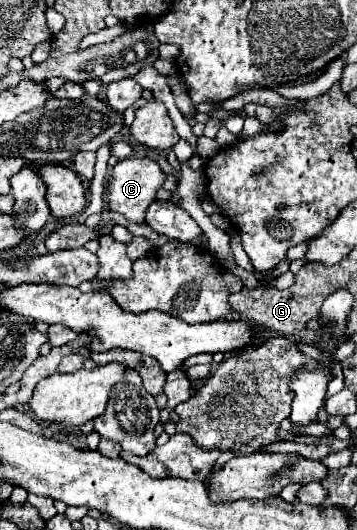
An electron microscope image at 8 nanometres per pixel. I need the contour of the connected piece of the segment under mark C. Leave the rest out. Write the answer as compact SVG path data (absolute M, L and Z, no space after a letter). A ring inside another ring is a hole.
M133 156L133 158L125 158L121 160L115 168L113 168L113 174L111 174L111 182L107 184L107 190L109 190L109 206L111 210L123 214L125 218L133 220L133 222L139 222L141 224L141 216L145 216L145 208L157 200L157 190L163 186L167 174L161 170L161 166L145 156Z

